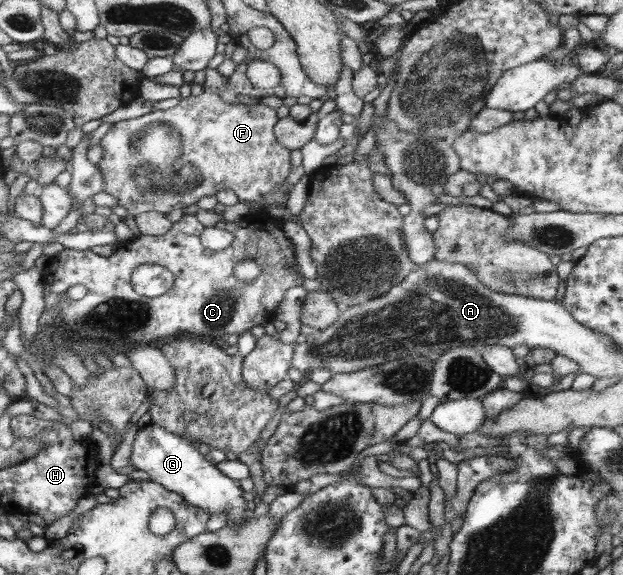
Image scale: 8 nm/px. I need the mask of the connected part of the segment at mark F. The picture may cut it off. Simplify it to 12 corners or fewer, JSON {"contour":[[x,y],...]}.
{"contour":[[203,92],[113,124],[103,191],[134,216],[221,189],[285,204],[276,110]]}

